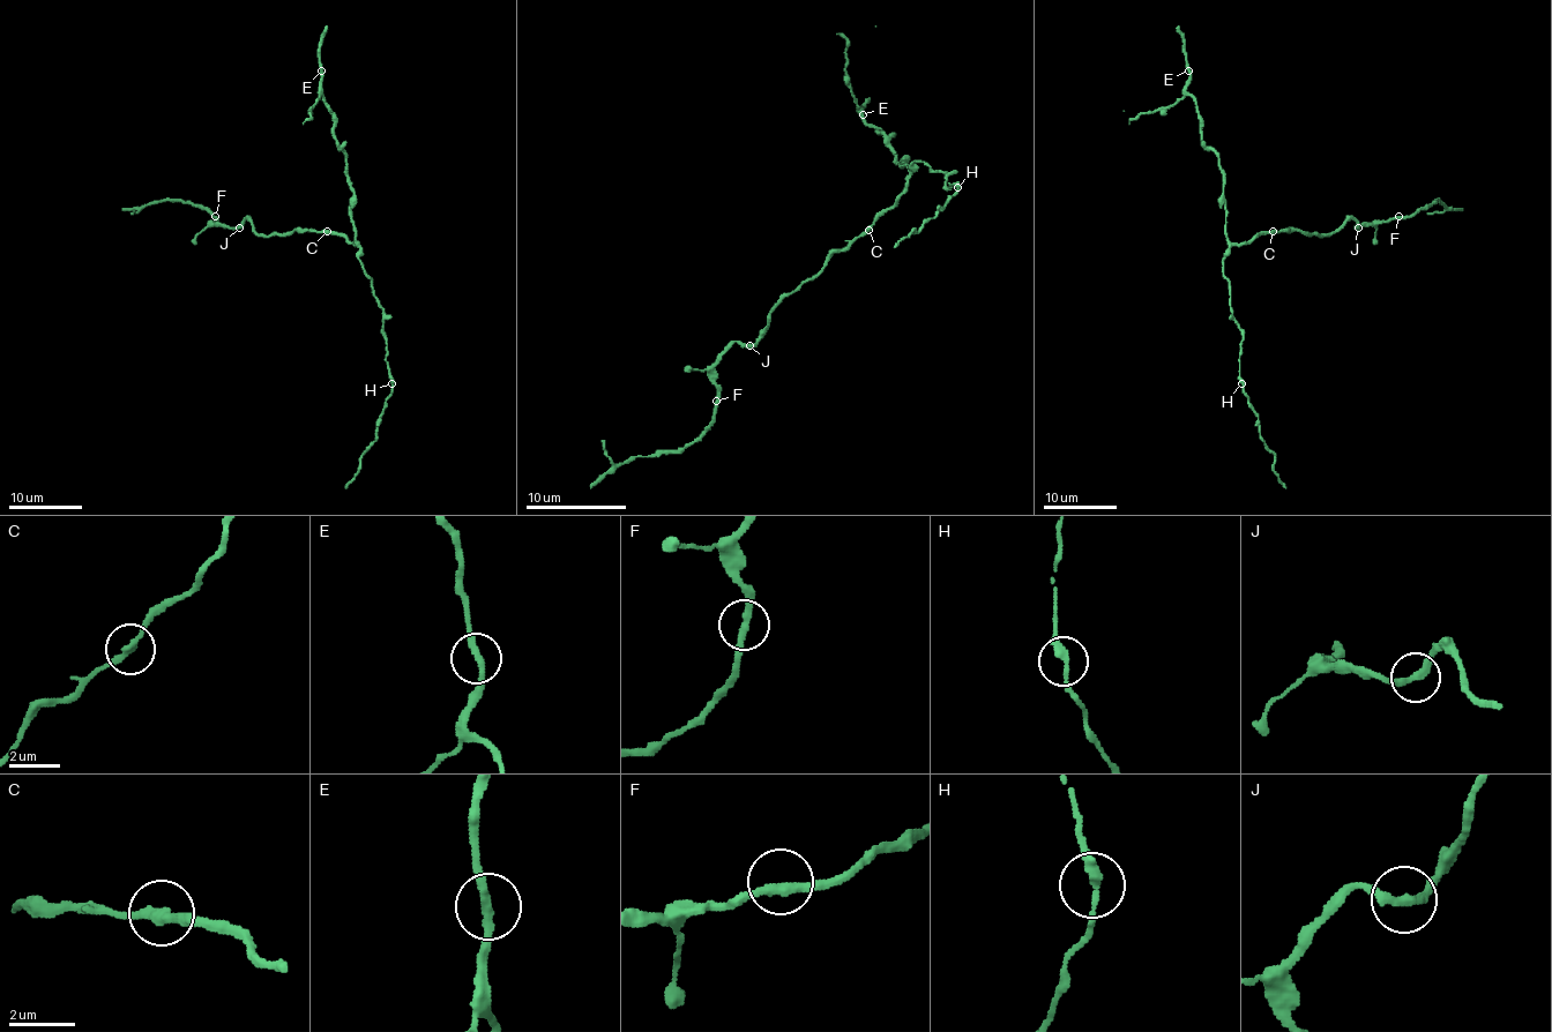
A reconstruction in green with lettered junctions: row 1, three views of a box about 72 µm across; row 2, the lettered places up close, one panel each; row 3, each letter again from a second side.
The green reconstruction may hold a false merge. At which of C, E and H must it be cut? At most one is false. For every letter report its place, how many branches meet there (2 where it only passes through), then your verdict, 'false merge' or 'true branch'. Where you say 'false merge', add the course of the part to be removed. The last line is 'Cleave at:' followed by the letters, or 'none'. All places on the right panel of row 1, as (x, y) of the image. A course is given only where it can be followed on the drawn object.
C: place (1273, 231); branches 2; true branch
E: place (1188, 70); branches 2; true branch
H: place (1241, 383); branches 2; true branch
Cleave at: none

